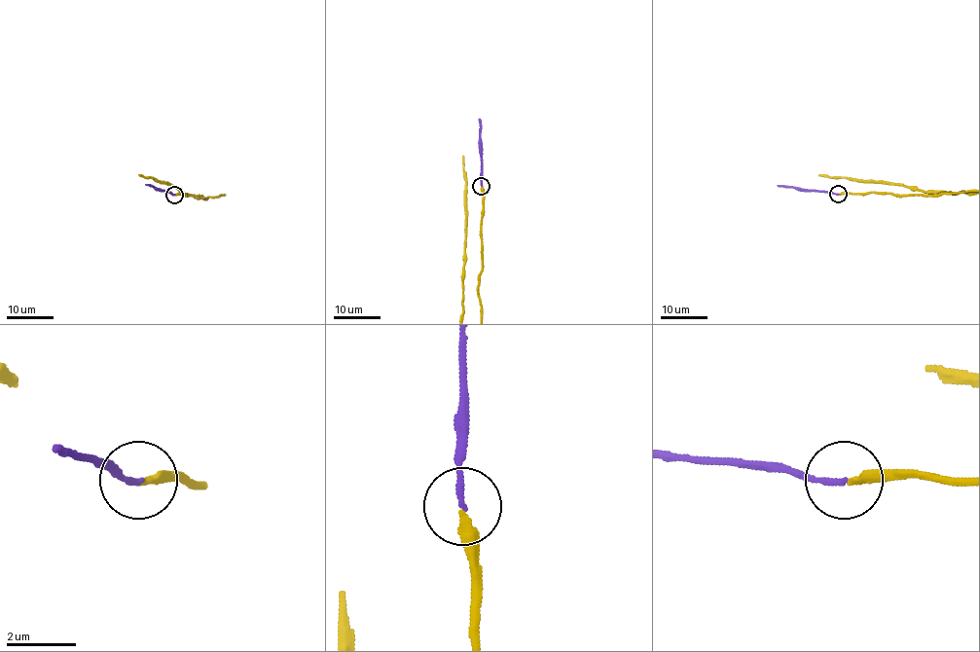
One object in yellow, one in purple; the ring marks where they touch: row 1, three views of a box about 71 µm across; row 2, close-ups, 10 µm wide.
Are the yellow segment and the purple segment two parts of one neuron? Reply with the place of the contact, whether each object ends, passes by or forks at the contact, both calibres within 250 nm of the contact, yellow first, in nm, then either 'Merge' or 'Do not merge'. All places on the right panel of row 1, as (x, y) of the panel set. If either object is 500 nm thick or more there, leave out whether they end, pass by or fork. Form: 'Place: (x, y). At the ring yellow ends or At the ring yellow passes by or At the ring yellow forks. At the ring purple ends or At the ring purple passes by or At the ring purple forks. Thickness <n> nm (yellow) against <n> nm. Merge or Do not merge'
Place: (838, 194). At the ring yellow ends. At the ring purple ends. Thickness 260 nm (yellow) against 170 nm. Merge

